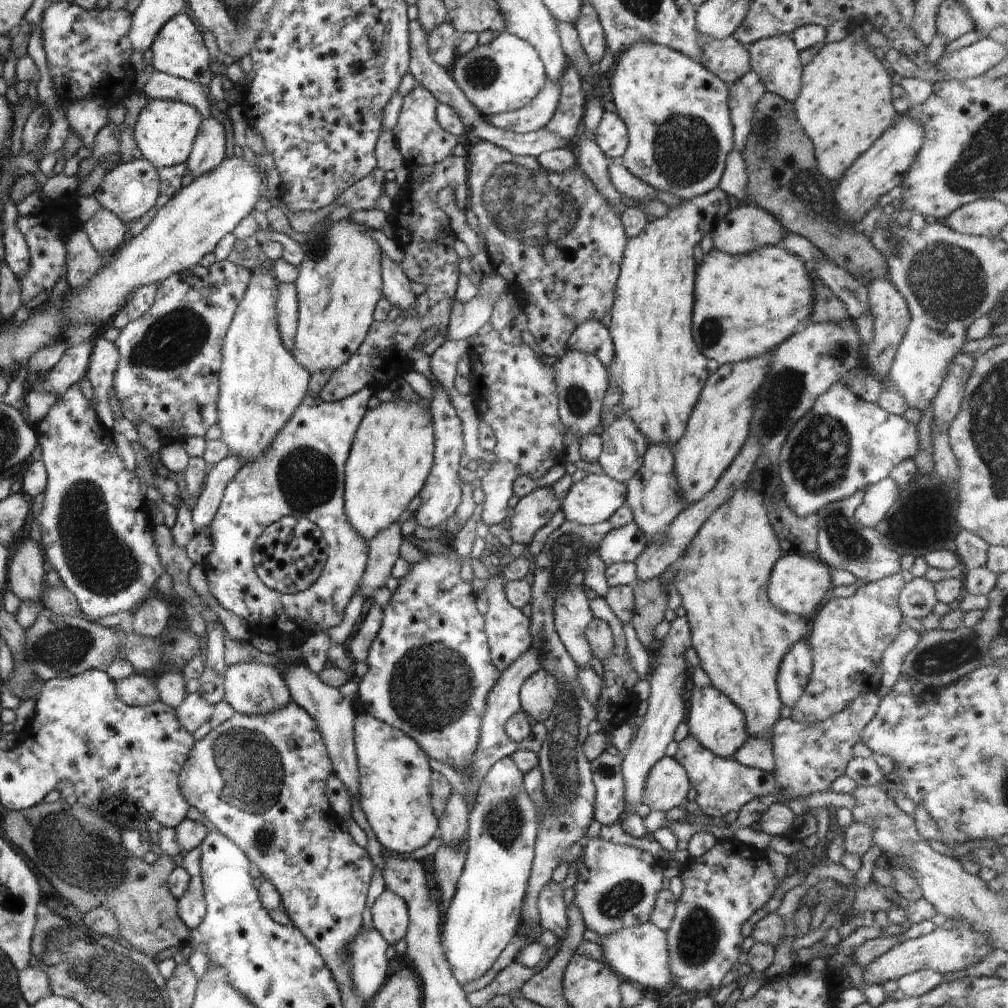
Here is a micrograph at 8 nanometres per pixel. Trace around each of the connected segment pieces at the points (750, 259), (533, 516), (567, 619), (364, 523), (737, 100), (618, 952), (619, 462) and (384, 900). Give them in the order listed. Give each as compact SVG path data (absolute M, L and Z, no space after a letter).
M781 244L761 247L742 257L729 256L713 248L709 254L704 254L696 272L696 302L692 314L692 337L696 347L706 359L714 359L720 365L737 364L772 353L802 322L810 320L815 302L814 288L812 272L805 262L788 253Z
M550 487L538 488L531 494L528 494L528 496L522 498L514 509L509 510L510 522L512 523L509 533L513 542L528 546L536 535L536 532L540 528L543 528L560 508L561 504L553 496Z
M583 586L567 587L554 609L556 631L568 654L578 667L590 667L593 655L585 631L593 615Z
M398 397L398 401L382 403L369 409L355 433L349 458L345 465L344 511L350 527L366 542L372 541L382 530L393 526L410 502L420 495L433 466L435 431L426 401L416 403Z
M752 70L737 82L727 86L730 94L729 108L733 127L733 150L742 154L748 136L751 136L756 106L767 91L762 80Z
M641 923L634 927L625 927L612 935L602 937L600 945L604 951L606 962L613 972L626 982L640 984L648 990L663 991L674 985L671 967L667 932L663 932L654 924Z
M624 416L604 427L600 438L603 450L597 462L609 478L627 484L642 469L649 448L647 438Z
M386 889L374 902L371 912L374 928L386 943L394 946L405 938L409 926L409 911L398 894Z

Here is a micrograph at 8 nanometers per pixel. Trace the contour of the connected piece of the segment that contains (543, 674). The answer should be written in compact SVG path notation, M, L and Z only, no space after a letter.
M543 668L532 674L519 691L521 709L537 723L544 723L553 708L559 704L559 686L554 676Z

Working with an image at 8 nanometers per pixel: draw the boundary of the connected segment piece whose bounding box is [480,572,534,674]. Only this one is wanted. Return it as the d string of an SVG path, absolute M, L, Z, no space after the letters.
M499 572L495 577L488 577L488 584L480 589L488 595L488 612L483 616L485 619L485 634L490 652L492 665L502 674L506 668L525 654L533 645L530 633L529 618L526 618L520 609L514 608L506 599L506 578Z

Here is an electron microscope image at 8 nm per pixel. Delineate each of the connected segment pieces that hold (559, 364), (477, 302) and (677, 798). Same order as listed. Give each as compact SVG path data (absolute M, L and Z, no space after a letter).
M570 348L555 362L555 382L558 398L558 417L562 425L576 434L578 440L594 433L601 422L604 398L610 384L609 368L604 367L596 356Z
M477 295L470 302L455 298L448 328L448 340L460 341L474 337L480 328L491 323L493 307L487 299Z
M664 756L654 764L644 790L643 804L648 805L652 811L663 810L667 813L677 808L684 798L687 798L691 787L686 770L673 757Z

